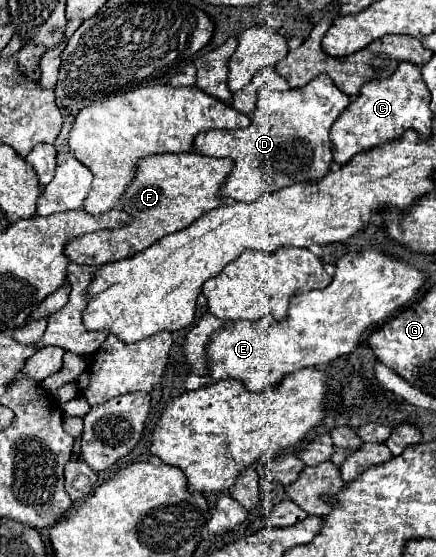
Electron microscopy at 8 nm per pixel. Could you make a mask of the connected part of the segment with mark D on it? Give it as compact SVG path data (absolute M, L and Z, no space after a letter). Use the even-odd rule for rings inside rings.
M317 76L307 86L287 92L263 94L261 90L247 128L201 132L193 138L193 148L203 156L233 160L233 170L219 190L221 198L253 202L265 190L277 192L293 182L313 182L329 172L333 162L331 146L327 144L329 128L347 106L349 96L335 90L335 84L327 76Z

